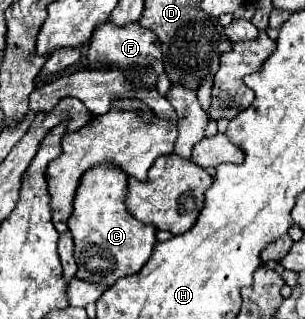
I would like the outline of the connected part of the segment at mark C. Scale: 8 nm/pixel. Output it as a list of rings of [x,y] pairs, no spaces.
[[[98,165],[82,177],[82,185],[74,197],[74,213],[68,227],[74,237],[74,257],[78,263],[76,277],[110,289],[118,279],[138,273],[150,259],[156,245],[156,227],[138,221],[126,207],[128,177],[110,165]]]

